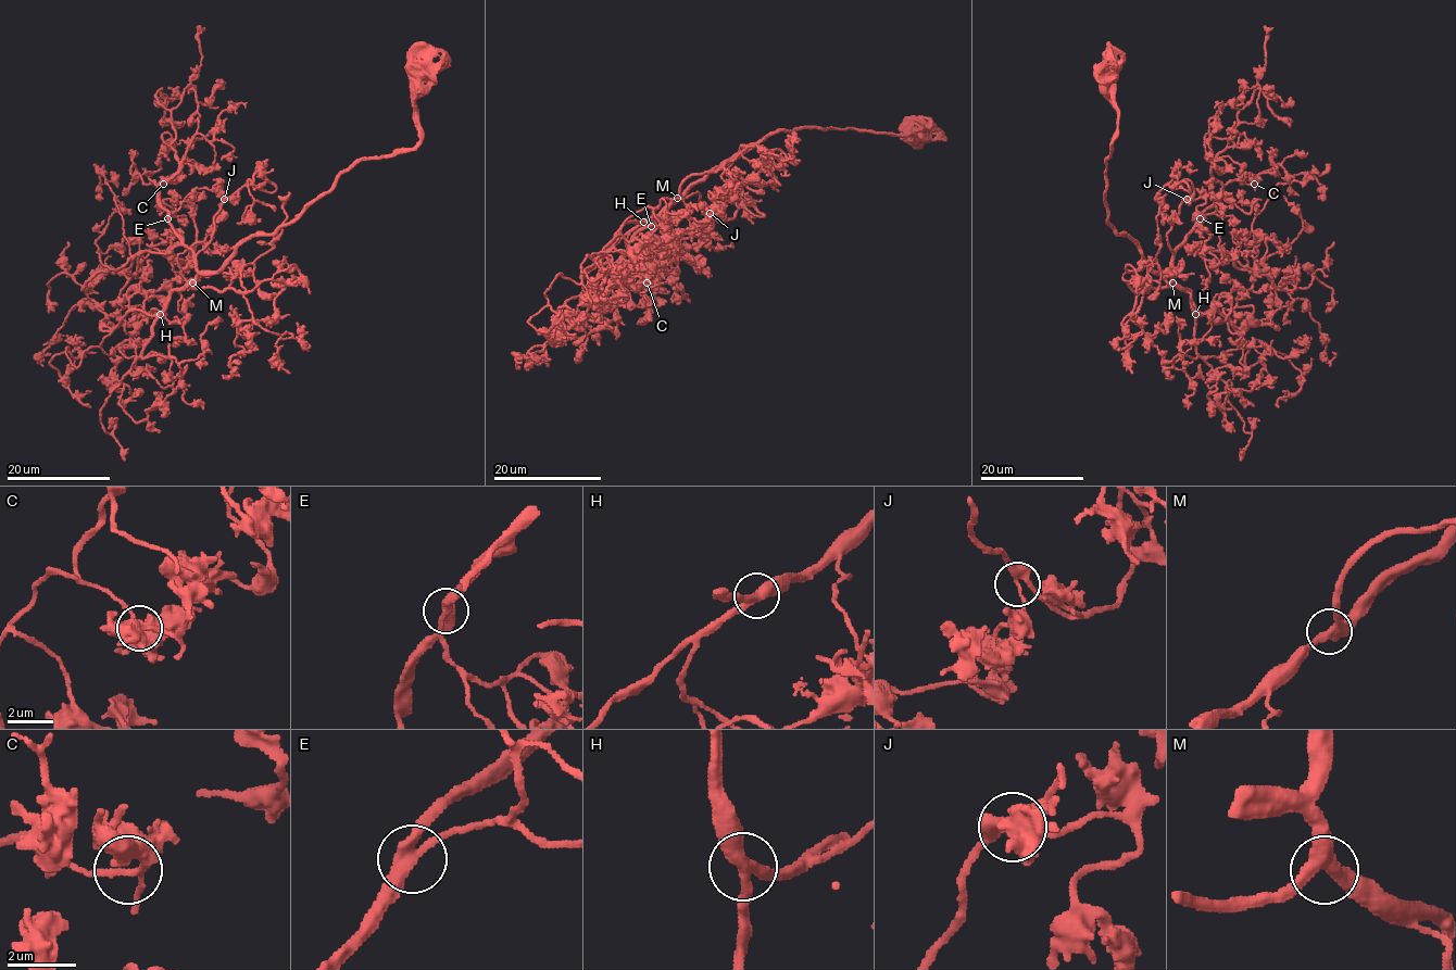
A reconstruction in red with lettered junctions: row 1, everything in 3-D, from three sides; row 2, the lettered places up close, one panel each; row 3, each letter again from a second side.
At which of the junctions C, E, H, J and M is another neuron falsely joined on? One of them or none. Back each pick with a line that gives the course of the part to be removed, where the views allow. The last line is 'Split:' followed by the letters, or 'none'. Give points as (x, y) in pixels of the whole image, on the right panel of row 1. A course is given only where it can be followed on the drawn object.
Split: none

